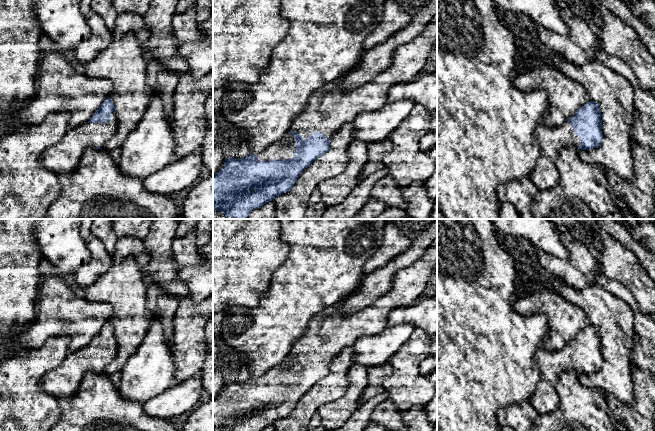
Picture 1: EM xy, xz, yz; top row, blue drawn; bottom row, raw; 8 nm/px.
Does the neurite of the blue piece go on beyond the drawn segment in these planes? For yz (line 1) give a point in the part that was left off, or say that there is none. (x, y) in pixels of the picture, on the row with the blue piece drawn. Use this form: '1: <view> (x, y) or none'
1: yz (552, 139)

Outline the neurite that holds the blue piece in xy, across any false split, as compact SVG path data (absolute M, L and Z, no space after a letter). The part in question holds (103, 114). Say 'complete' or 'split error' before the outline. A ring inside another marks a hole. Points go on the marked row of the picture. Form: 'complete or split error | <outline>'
split error | M107 97L88 122L70 128L61 141L43 152L39 161L43 167L56 174L71 174L79 166L88 147L103 149L115 136L117 129L115 106Z

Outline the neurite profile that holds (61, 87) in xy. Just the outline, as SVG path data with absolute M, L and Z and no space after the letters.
M49 53L40 60L34 97L14 114L25 126L42 123L49 113L69 112L69 129L74 128L89 121L112 88L110 80L90 78L83 72L82 67L70 64L63 54Z

